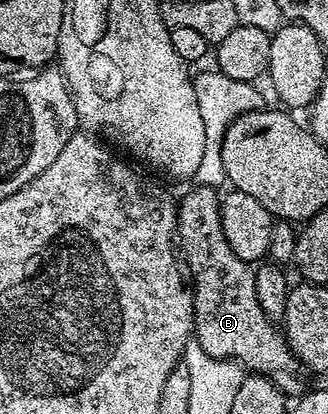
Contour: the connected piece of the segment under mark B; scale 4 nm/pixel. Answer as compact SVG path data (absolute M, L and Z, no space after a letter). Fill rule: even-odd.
M193 188L179 200L176 239L191 281L195 342L218 362L236 362L250 373L265 376L286 398L301 396L307 388L306 373L284 335L264 317L255 294L254 269L231 250L223 234L219 192Z

